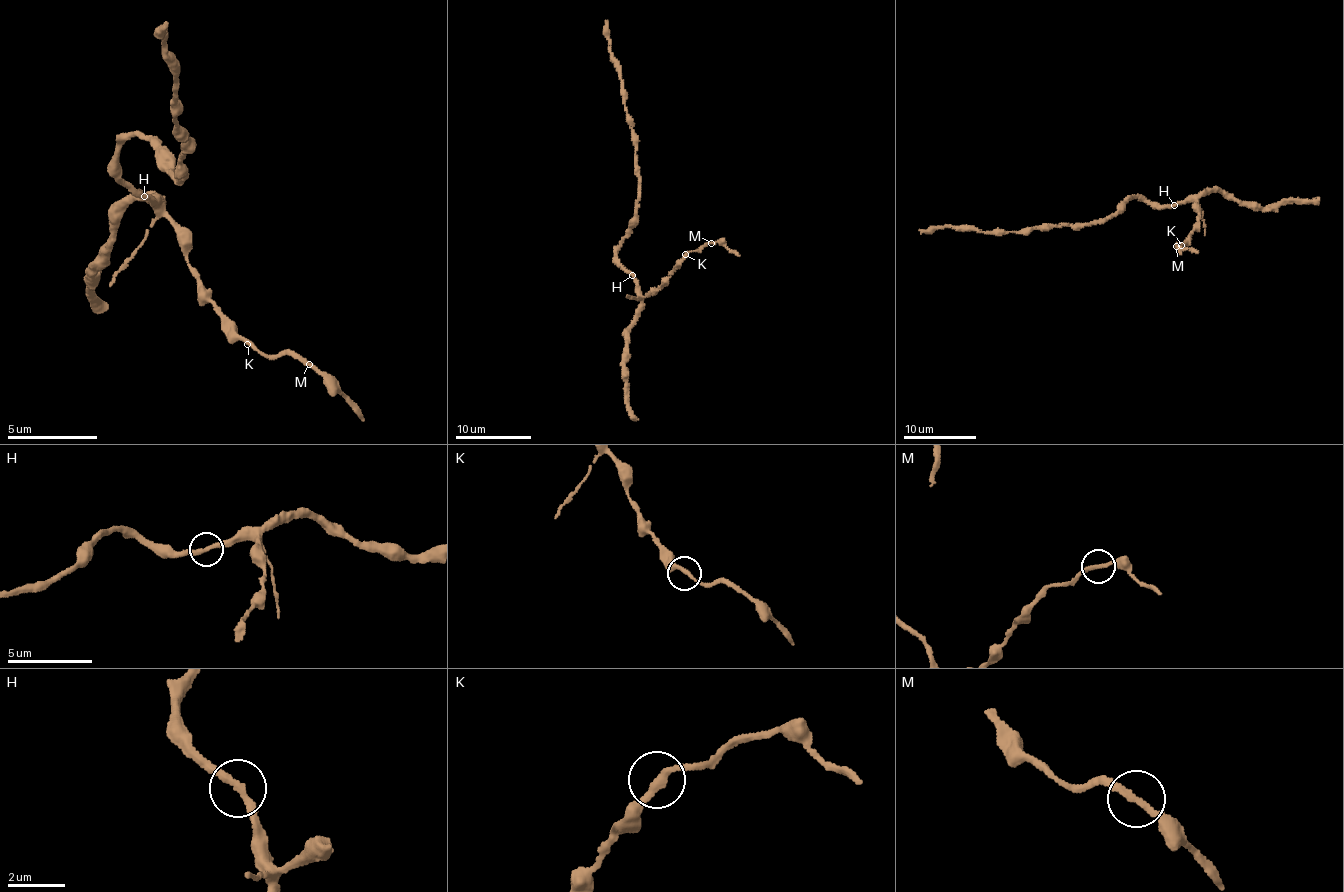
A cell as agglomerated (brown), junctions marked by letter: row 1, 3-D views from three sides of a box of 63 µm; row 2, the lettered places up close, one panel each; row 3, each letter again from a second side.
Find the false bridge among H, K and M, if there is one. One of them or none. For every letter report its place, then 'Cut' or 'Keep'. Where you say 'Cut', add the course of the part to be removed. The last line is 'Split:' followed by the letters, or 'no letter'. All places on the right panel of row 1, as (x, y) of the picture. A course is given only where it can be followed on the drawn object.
H: Place: (1174, 205). Keep
K: Place: (1181, 245). Keep
M: Place: (1176, 246). Keep
Split: no letter

